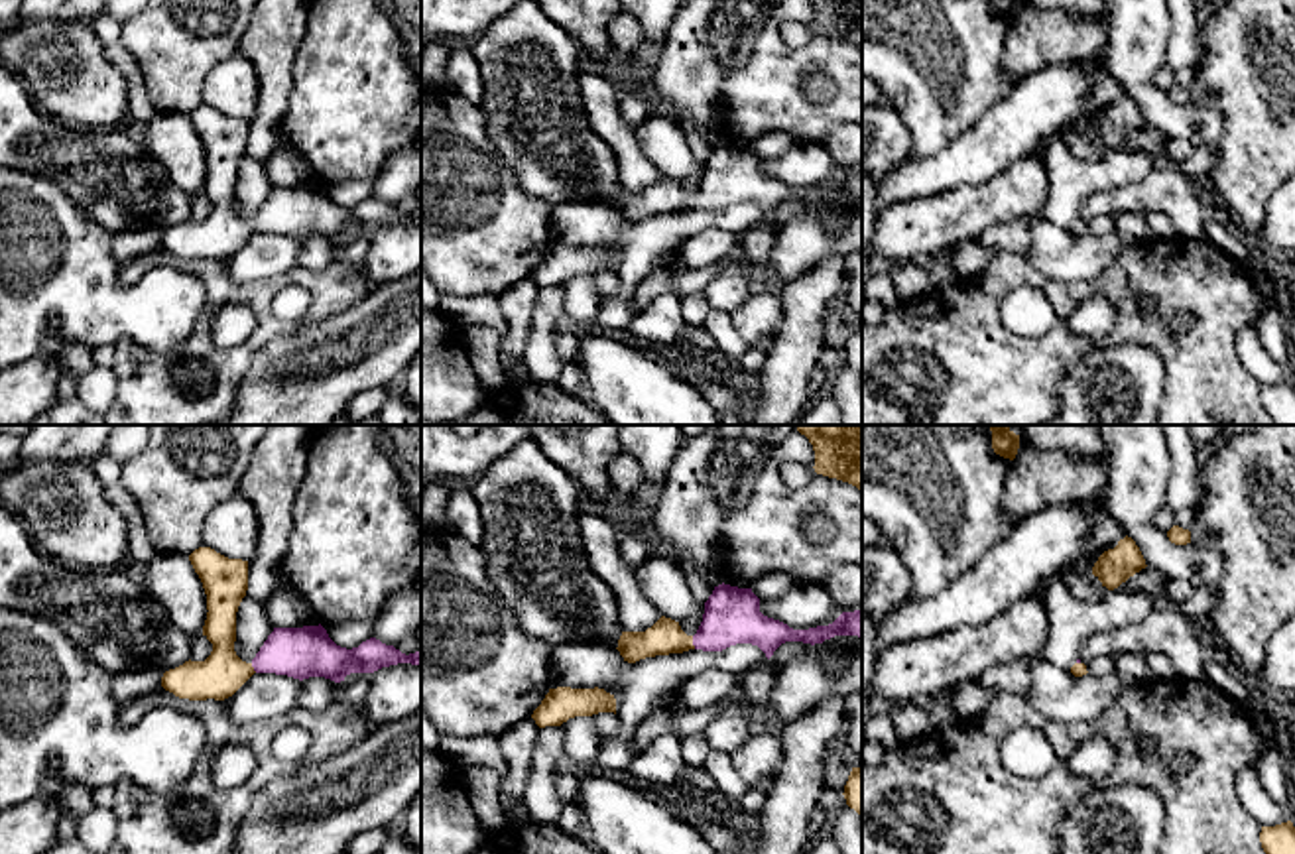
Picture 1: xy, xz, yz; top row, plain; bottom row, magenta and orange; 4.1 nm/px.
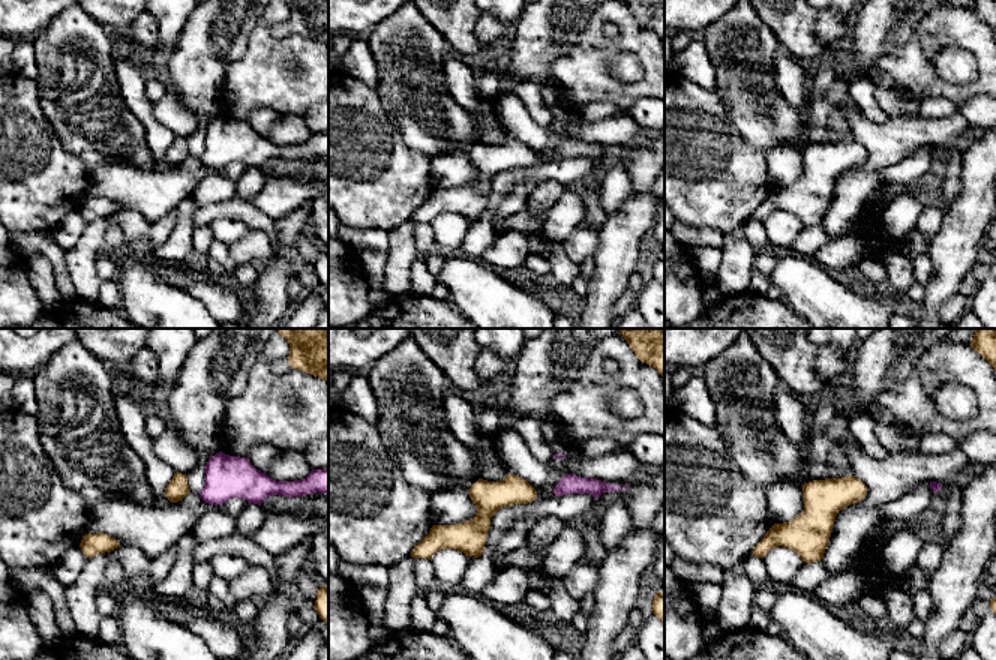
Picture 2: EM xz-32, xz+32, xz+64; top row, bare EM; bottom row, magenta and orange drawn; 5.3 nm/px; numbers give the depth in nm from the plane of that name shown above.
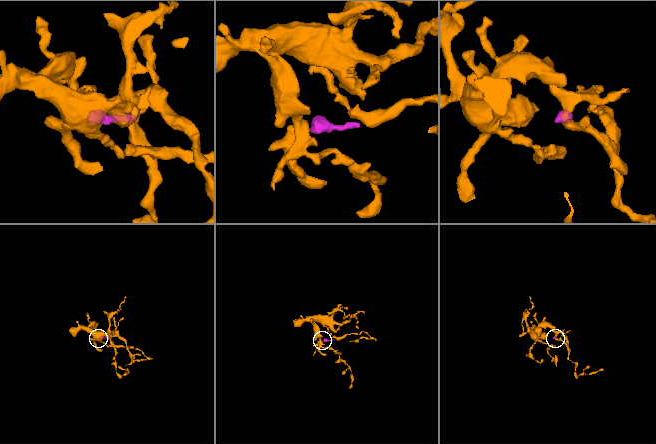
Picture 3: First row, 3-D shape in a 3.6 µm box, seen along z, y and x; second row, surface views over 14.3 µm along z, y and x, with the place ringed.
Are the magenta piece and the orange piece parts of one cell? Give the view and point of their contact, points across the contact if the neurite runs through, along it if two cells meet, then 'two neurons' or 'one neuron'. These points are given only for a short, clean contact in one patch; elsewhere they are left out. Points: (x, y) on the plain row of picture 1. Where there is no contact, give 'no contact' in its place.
contact xz (693, 201); way xz (733, 174), (711, 195), (693, 201), (678, 201), (666, 195); one neuron

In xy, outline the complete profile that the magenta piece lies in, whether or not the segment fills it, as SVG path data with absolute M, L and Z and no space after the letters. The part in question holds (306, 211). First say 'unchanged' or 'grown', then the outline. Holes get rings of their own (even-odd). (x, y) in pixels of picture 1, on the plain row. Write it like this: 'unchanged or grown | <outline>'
grown | M211 106L189 114L207 153L203 195L213 203L205 220L185 220L161 236L161 246L179 258L224 260L254 232L276 232L293 238L325 236L335 242L350 232L374 232L382 226L421 224L421 209L401 213L376 197L346 209L319 185L274 187L256 216L246 222L234 211L236 171L248 150L248 120L228 118Z

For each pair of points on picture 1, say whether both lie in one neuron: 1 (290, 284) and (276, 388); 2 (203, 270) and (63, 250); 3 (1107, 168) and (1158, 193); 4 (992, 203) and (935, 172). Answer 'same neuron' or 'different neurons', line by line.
1: different neurons
2: different neurons
3: different neurons
4: different neurons

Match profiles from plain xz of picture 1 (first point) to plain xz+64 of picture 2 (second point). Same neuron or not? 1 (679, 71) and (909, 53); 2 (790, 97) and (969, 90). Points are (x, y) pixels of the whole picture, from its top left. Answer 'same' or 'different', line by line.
1: different
2: same

